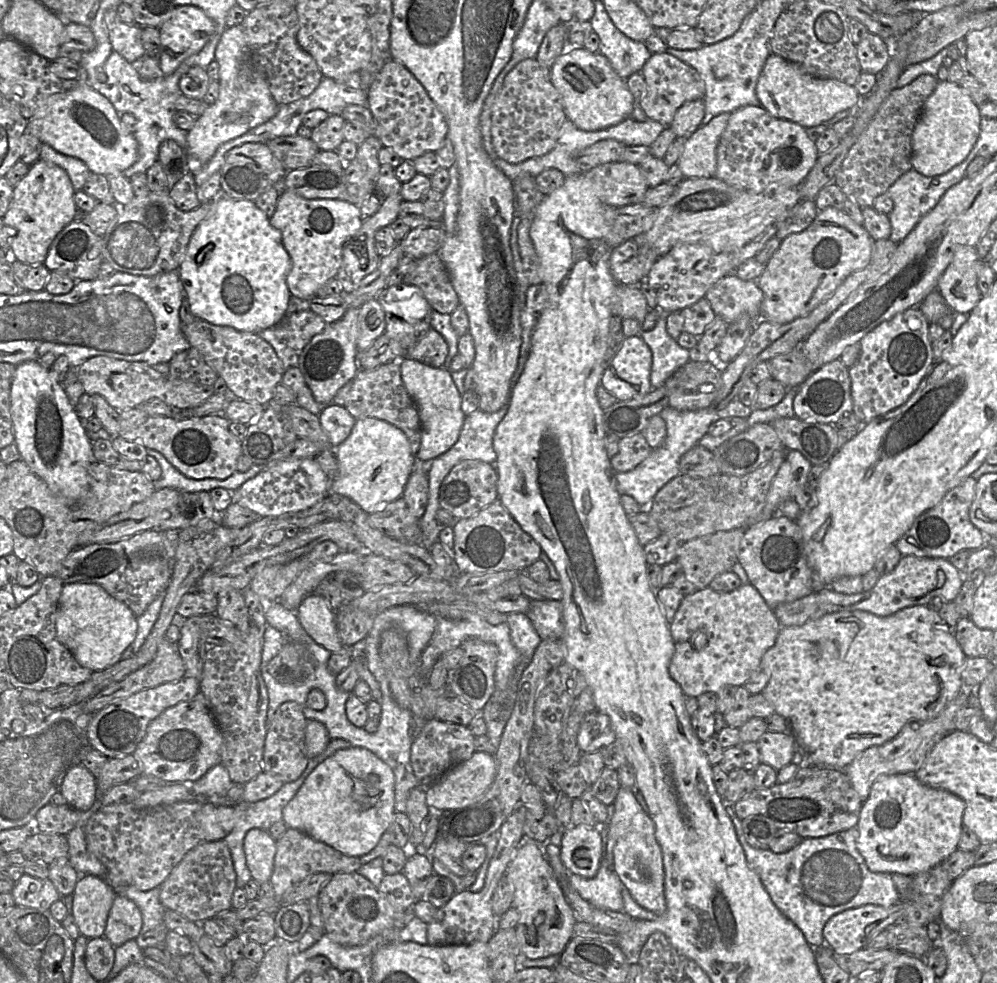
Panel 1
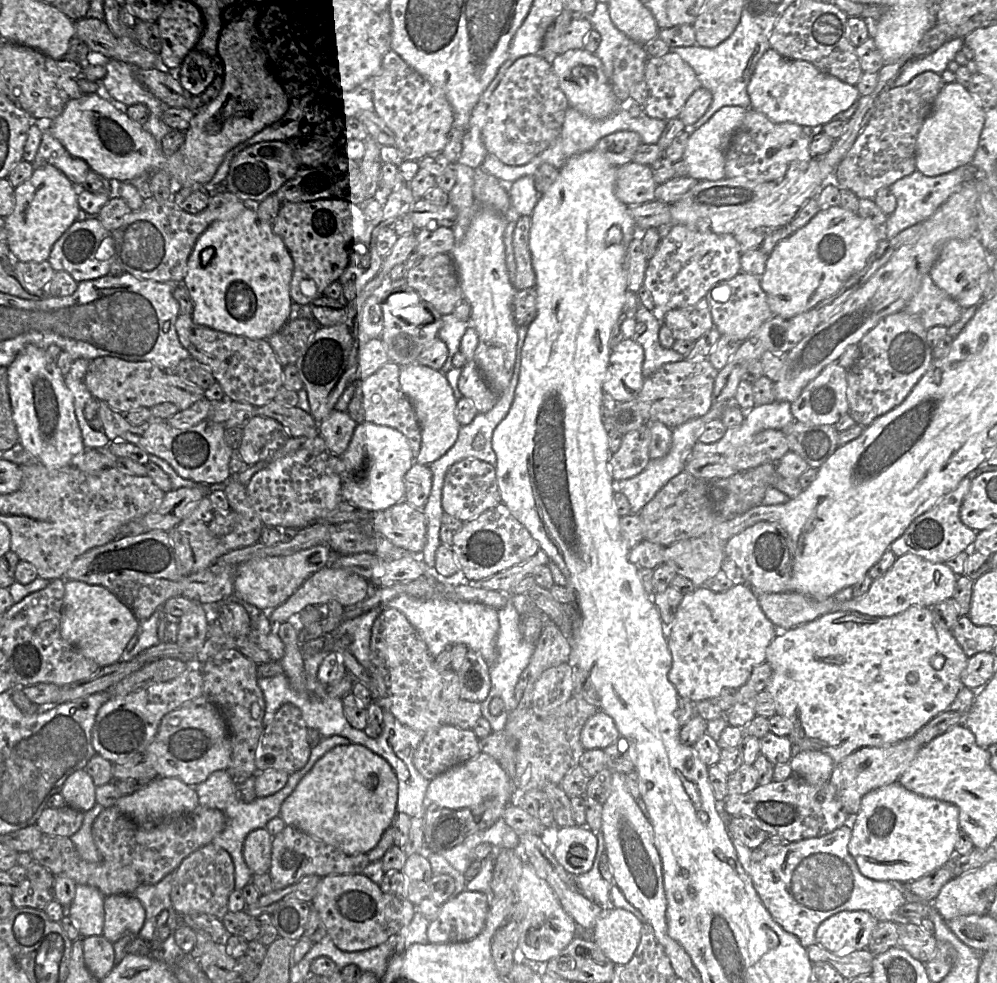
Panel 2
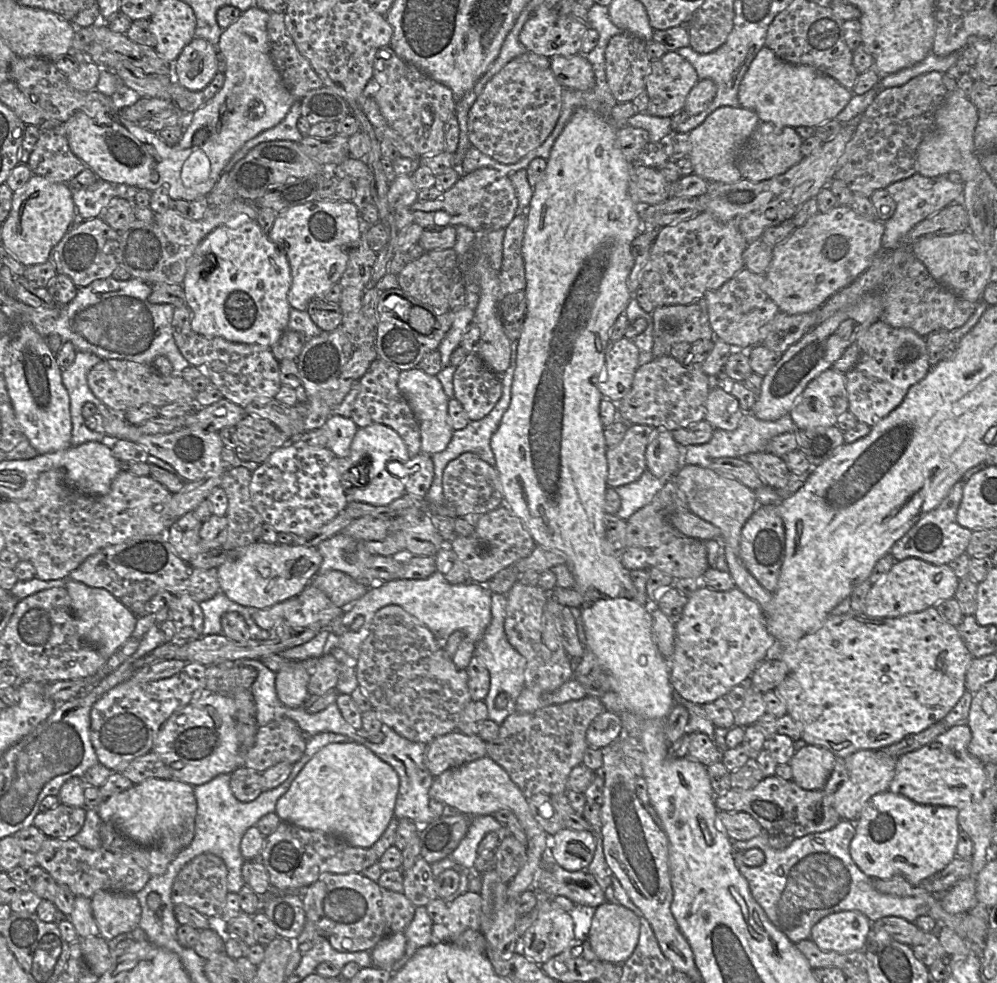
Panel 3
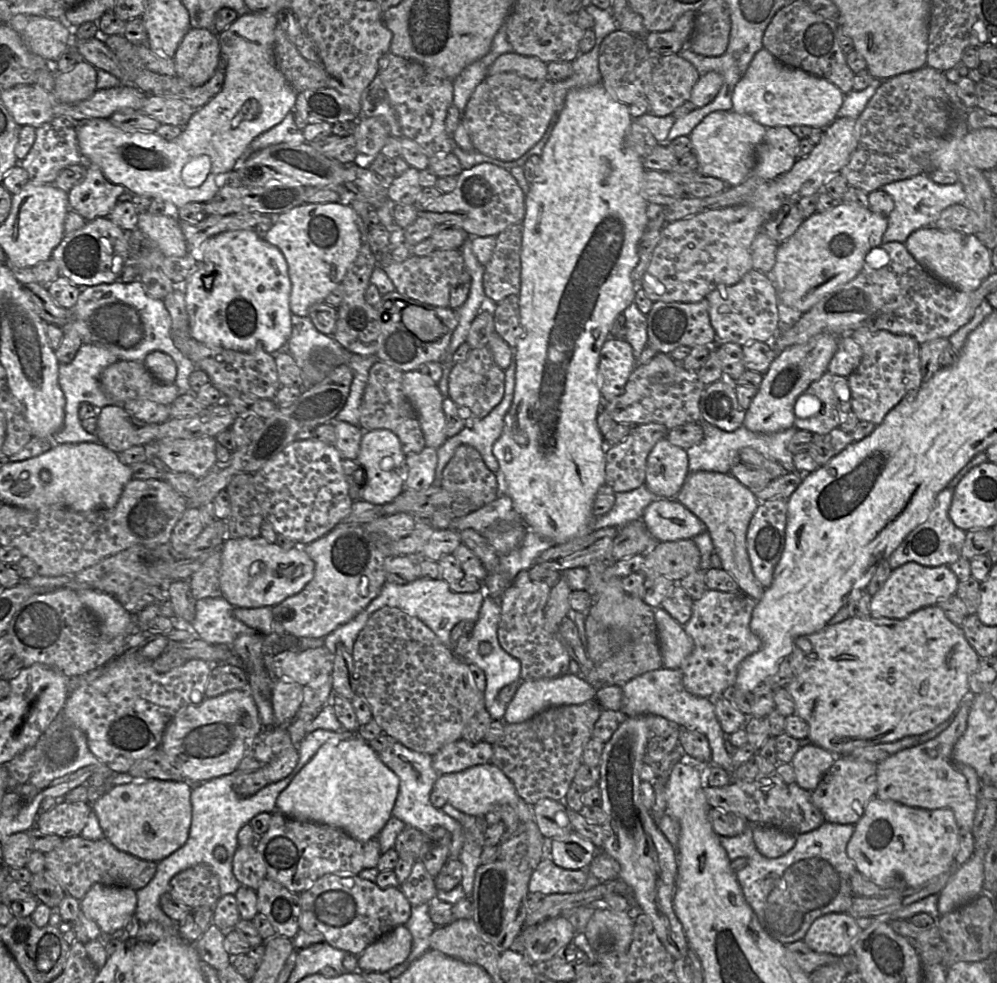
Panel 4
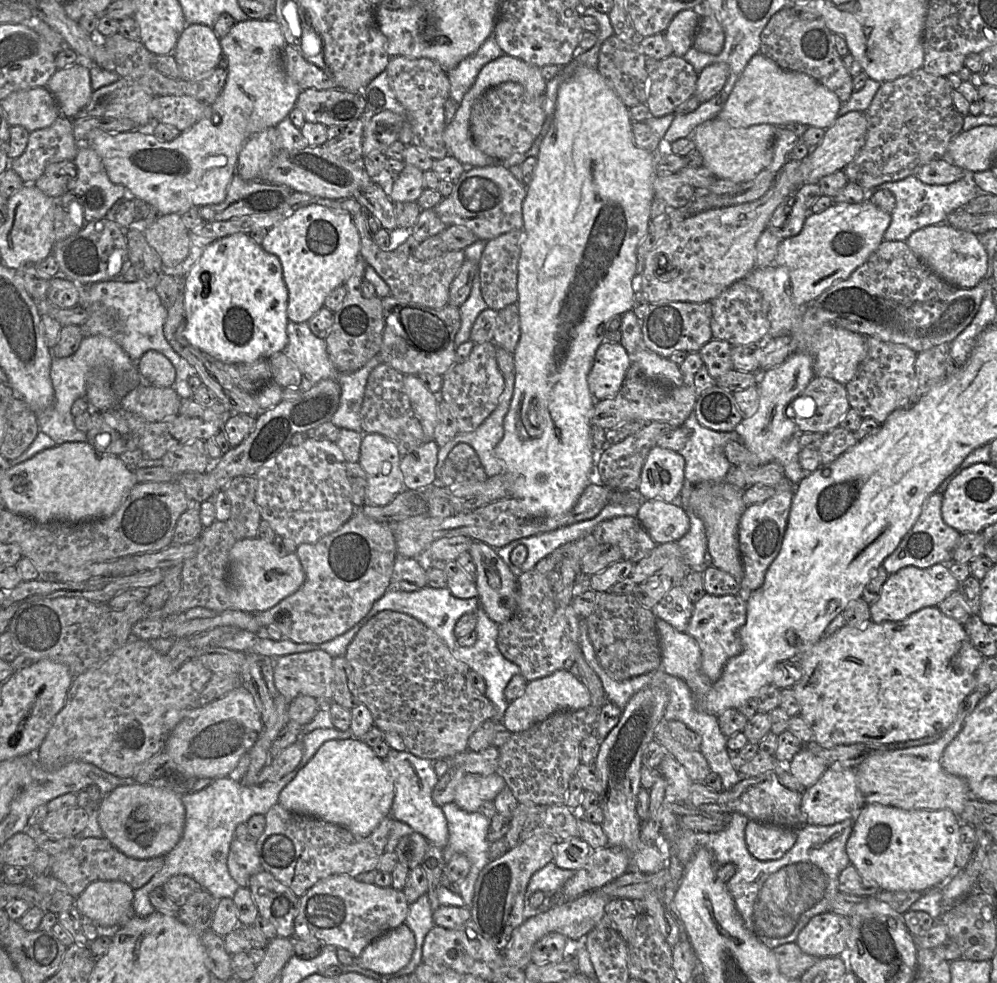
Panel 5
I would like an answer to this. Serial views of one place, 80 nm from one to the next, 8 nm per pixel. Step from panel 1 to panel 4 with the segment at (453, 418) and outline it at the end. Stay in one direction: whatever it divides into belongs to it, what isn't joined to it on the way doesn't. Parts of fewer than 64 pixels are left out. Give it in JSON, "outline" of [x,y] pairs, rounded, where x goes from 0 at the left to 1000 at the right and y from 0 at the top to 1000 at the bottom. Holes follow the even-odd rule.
{"outline":[[[419,376],[404,378],[404,398],[418,420],[426,454],[436,457],[449,447],[443,415],[445,404],[438,391]]]}

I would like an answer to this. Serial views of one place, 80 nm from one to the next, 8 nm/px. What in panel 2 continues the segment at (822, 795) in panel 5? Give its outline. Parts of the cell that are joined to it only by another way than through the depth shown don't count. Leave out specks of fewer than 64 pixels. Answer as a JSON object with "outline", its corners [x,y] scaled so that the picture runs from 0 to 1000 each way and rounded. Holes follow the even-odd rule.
{"outline":[[[913,750],[893,759],[865,760],[840,776],[831,795],[838,800],[849,827],[858,832],[863,824],[865,813],[870,807],[901,796],[925,760]]]}

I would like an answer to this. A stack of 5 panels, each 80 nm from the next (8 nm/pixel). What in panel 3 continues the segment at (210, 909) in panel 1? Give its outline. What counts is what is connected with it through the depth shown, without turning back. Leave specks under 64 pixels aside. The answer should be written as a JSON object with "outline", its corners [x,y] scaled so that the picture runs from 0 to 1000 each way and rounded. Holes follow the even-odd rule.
{"outline":[[[205,868],[189,877],[177,891],[172,914],[175,921],[186,920],[211,935],[221,934],[223,931],[227,913],[229,885],[225,875],[215,869]]]}

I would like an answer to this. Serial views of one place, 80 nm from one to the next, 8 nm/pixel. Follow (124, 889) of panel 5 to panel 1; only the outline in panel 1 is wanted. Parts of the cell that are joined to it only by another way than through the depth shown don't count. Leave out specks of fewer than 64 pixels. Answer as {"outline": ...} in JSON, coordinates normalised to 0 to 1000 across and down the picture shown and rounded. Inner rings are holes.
{"outline":[[[117,910],[109,929],[104,952],[116,964],[136,955],[141,948],[143,934],[138,922],[123,910]]]}

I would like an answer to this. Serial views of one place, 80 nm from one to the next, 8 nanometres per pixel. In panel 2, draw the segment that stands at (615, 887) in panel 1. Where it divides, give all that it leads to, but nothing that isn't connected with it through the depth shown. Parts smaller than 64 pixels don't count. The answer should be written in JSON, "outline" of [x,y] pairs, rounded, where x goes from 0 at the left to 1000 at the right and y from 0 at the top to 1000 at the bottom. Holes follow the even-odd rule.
{"outline":[[[604,845],[596,847],[600,854],[600,861],[595,881],[590,887],[574,892],[579,903],[587,913],[606,923],[613,921],[613,899],[604,892],[602,887],[602,877],[607,862],[606,850]]]}

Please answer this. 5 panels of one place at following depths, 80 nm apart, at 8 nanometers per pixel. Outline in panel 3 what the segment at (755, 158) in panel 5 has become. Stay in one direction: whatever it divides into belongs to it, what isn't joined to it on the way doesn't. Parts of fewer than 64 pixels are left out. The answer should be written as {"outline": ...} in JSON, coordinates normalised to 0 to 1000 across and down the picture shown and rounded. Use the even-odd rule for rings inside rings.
{"outline":[[[743,108],[719,110],[691,135],[693,153],[690,160],[695,168],[695,176],[710,185],[732,187],[741,184],[744,181],[739,169],[742,152],[761,125],[762,122],[755,112]]]}

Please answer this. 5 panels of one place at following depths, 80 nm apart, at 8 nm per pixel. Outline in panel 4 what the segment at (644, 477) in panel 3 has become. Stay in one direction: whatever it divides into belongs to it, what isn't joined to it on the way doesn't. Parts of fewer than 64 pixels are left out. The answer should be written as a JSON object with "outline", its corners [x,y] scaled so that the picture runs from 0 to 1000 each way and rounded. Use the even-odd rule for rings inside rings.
{"outline":[[[647,492],[633,499],[618,501],[617,511],[612,520],[594,529],[594,540],[611,535],[622,537],[632,530],[641,529],[647,517],[659,508],[661,506]]]}

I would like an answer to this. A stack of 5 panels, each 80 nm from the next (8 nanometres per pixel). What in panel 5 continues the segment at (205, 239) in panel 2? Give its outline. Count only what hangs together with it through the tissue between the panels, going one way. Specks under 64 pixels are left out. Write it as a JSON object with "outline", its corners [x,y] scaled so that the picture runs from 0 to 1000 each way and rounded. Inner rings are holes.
{"outline":[[[235,237],[223,242],[220,242],[206,251],[203,259],[198,267],[193,271],[190,277],[185,282],[185,317],[186,317],[186,332],[184,335],[184,342],[195,353],[208,359],[214,364],[225,369],[253,369],[259,365],[270,365],[274,360],[282,358],[289,350],[288,341],[288,310],[289,310],[289,295],[284,284],[283,270],[280,262],[266,255],[261,248],[256,247],[248,237]],[[204,278],[210,279],[210,288],[206,292],[202,280]]]}

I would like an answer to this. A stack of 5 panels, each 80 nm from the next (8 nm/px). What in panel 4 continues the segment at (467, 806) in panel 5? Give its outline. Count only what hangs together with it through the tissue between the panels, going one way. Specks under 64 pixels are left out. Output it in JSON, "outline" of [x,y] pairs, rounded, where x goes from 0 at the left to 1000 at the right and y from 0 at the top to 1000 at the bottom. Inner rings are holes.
{"outline":[[[481,777],[461,785],[441,787],[435,797],[434,803],[439,805],[448,816],[458,824],[472,830],[484,831],[495,821],[511,818],[519,827],[521,835],[529,846],[528,871],[535,885],[550,871],[550,854],[542,846],[537,834],[535,819],[529,818],[519,807],[513,793],[495,777]]]}

